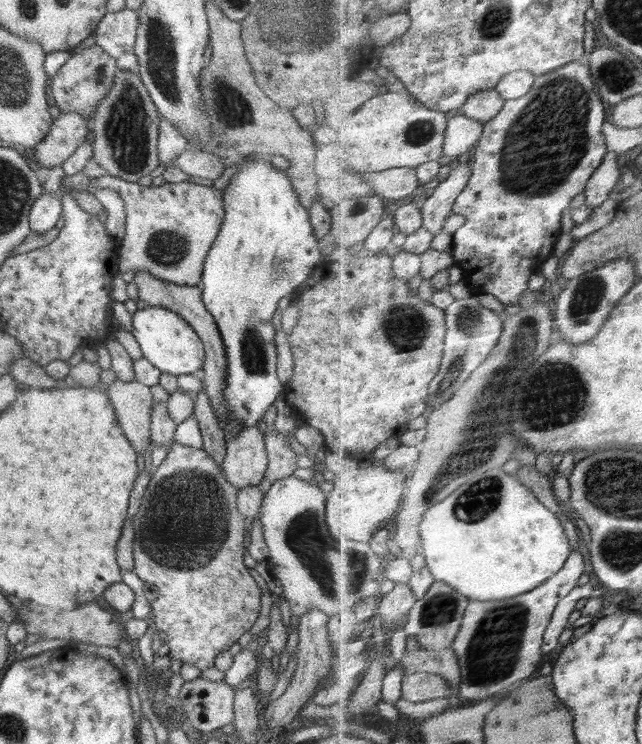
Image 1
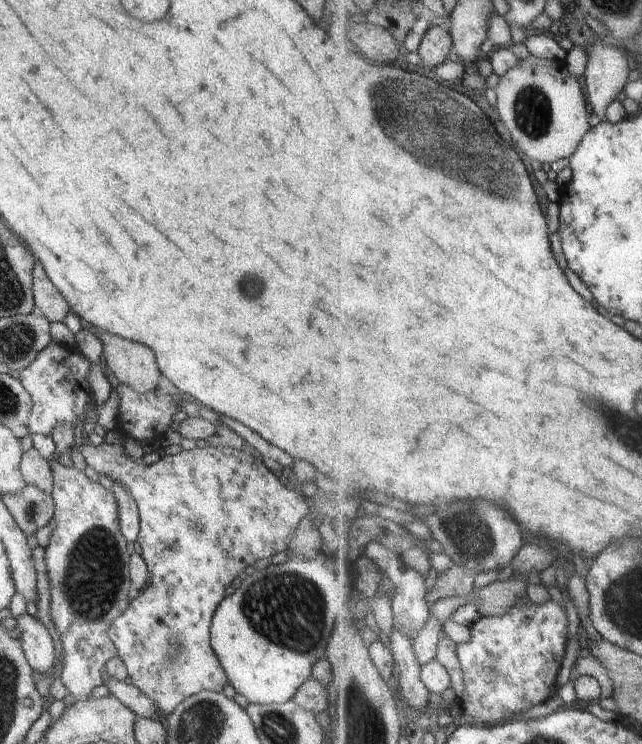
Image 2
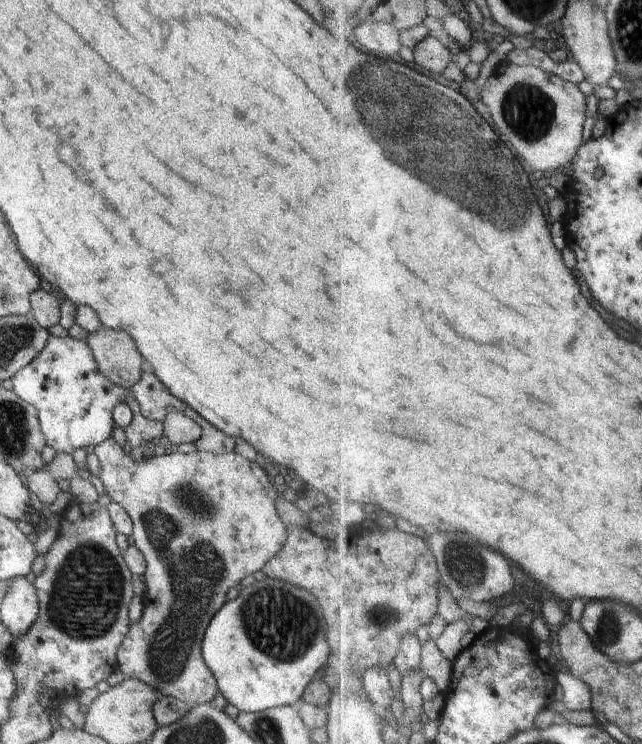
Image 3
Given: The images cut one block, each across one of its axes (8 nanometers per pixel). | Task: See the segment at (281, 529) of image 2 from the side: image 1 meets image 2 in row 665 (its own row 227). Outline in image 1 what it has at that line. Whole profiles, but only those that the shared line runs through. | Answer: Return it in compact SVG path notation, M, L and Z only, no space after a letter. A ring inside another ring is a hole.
M81 171L64 176L62 190L88 191L112 188L126 208L126 233L118 249L119 272L147 272L158 280L180 286L200 287L204 259L218 237L224 218L223 192L214 186L189 181L164 183L161 186L143 186L117 176L105 174L99 178L84 175Z

